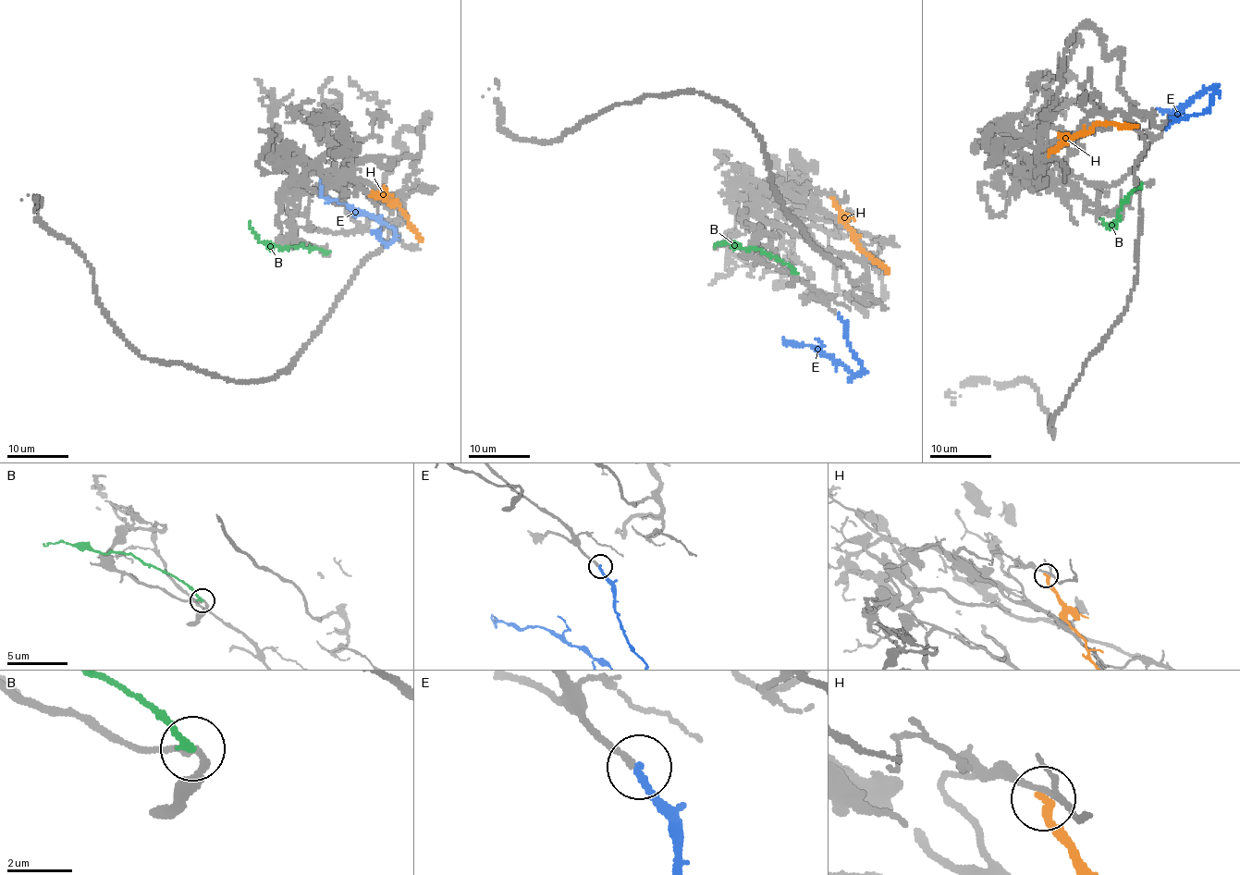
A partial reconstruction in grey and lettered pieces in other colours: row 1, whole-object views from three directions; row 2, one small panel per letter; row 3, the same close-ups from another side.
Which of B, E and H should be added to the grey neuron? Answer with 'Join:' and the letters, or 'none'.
Join: E

